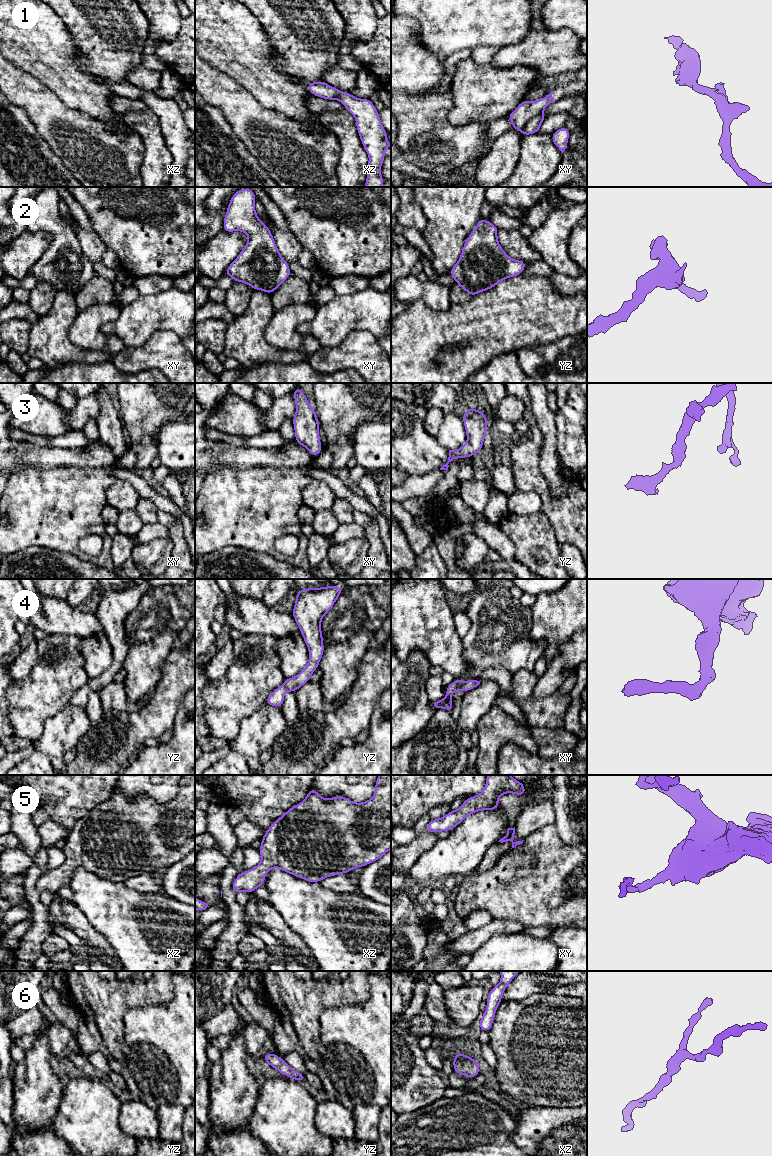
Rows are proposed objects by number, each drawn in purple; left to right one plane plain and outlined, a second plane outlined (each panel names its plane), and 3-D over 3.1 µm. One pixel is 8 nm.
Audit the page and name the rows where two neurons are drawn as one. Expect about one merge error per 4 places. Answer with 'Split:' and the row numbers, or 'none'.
Split: 1

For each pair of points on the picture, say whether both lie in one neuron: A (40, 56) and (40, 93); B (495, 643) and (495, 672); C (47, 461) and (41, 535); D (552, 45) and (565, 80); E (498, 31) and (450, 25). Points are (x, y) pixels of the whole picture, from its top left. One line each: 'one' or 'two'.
A: two
B: two
C: two
D: two
E: one

